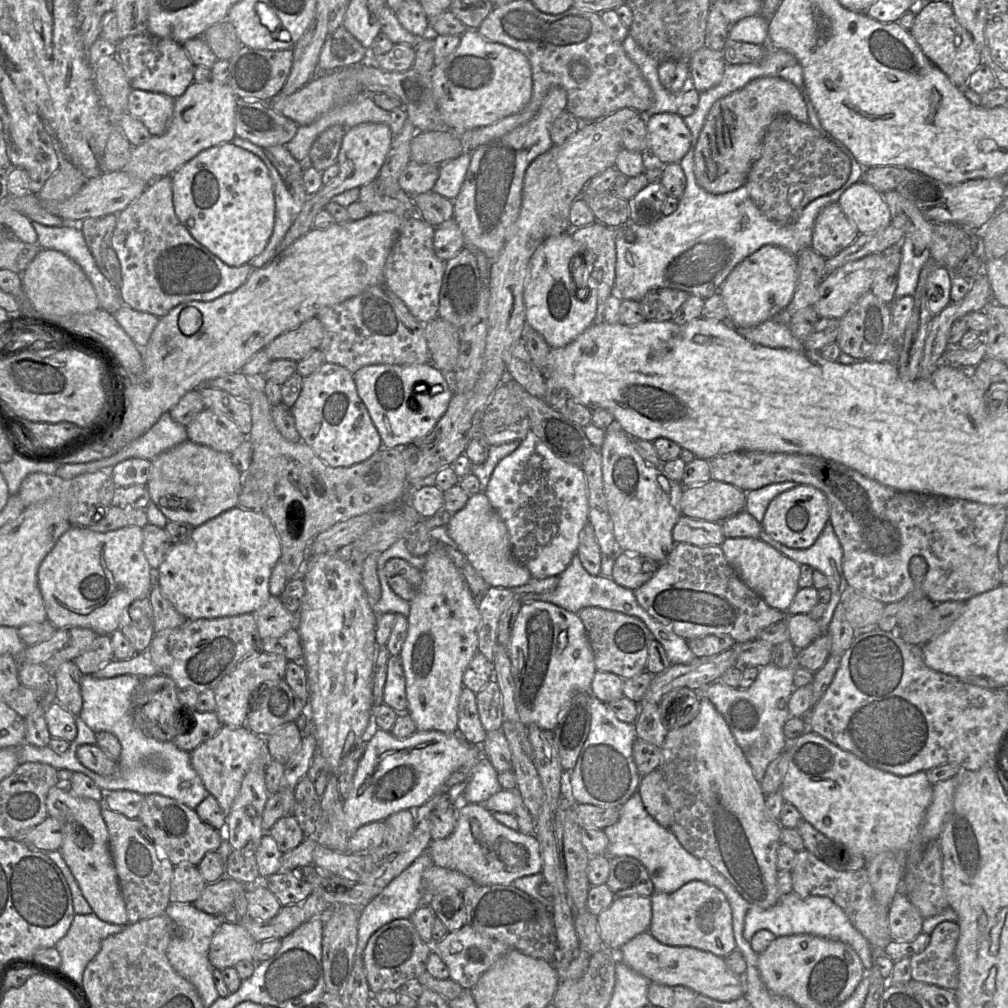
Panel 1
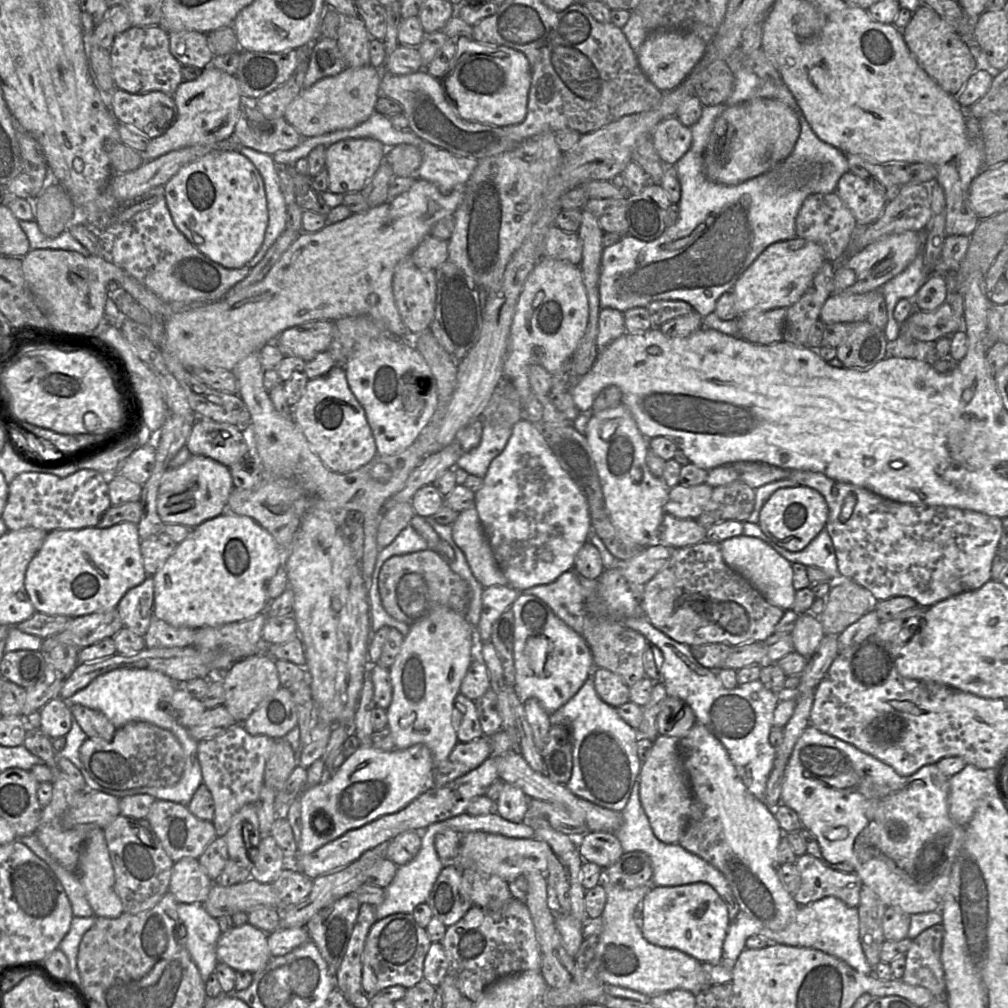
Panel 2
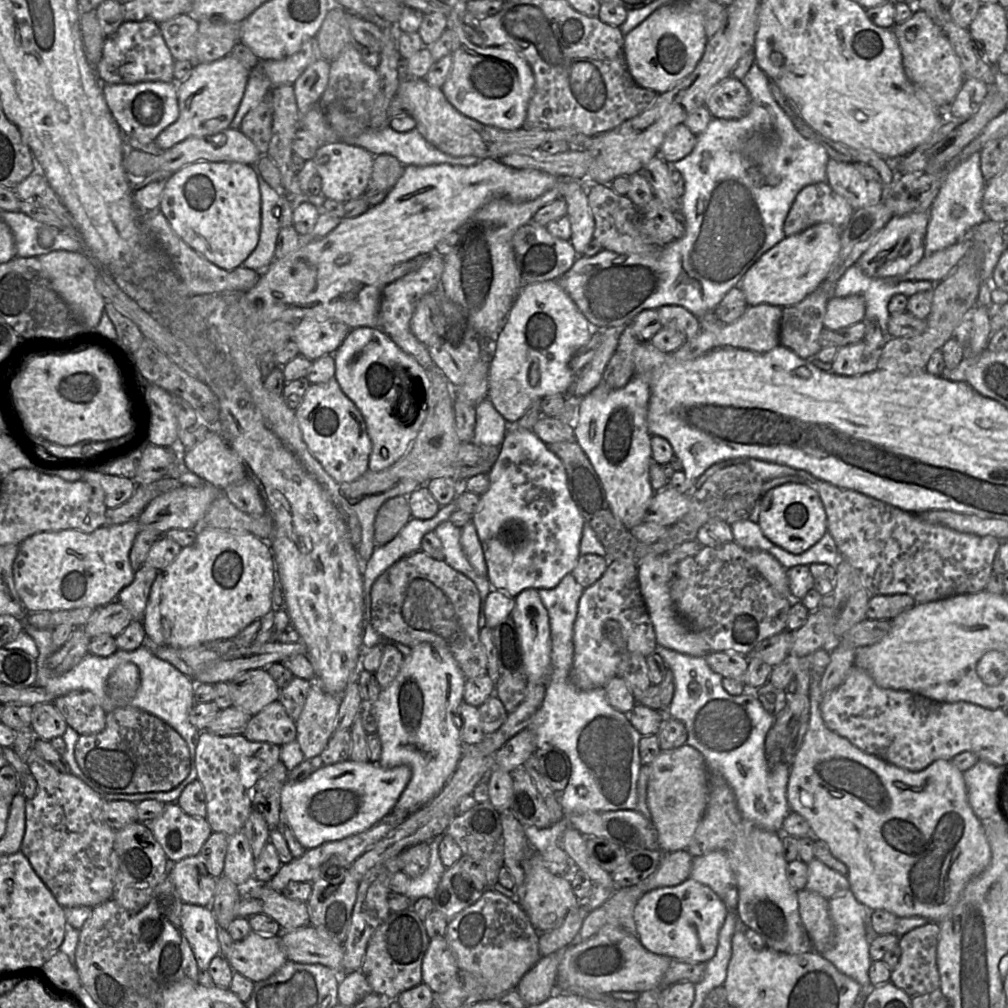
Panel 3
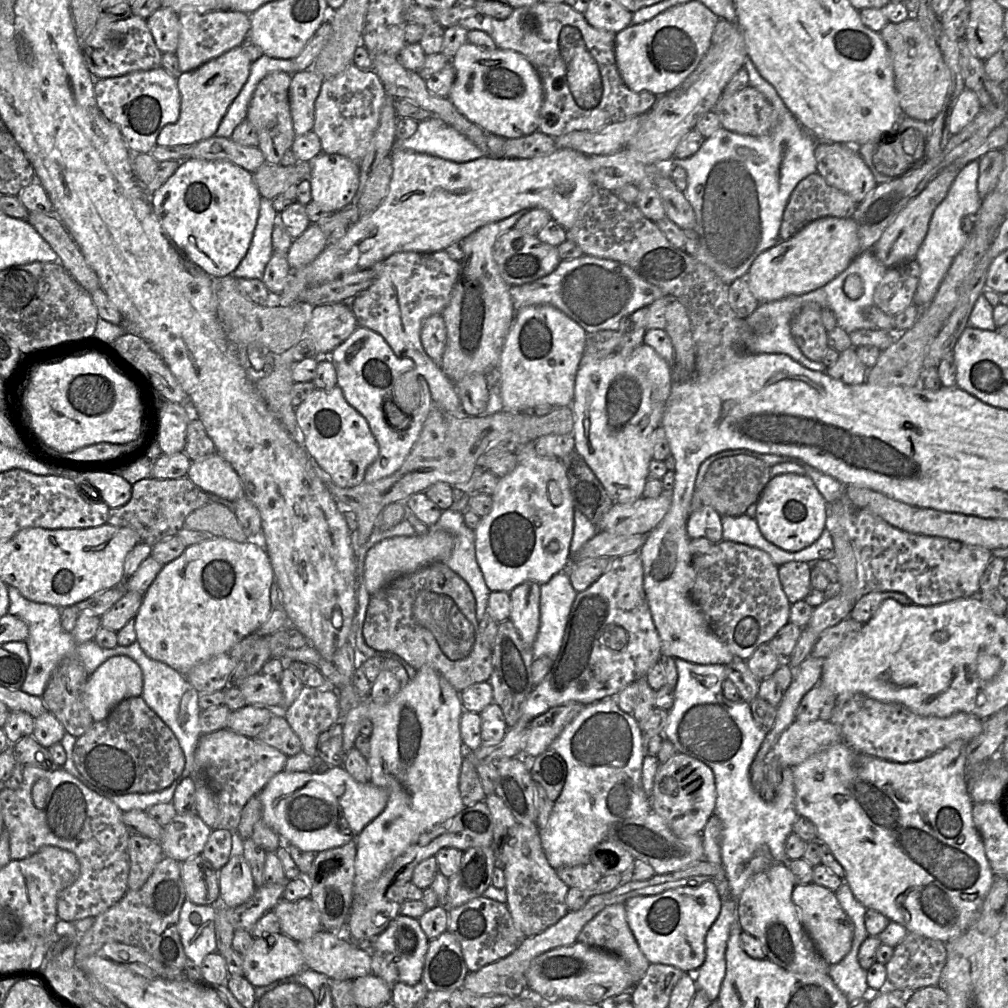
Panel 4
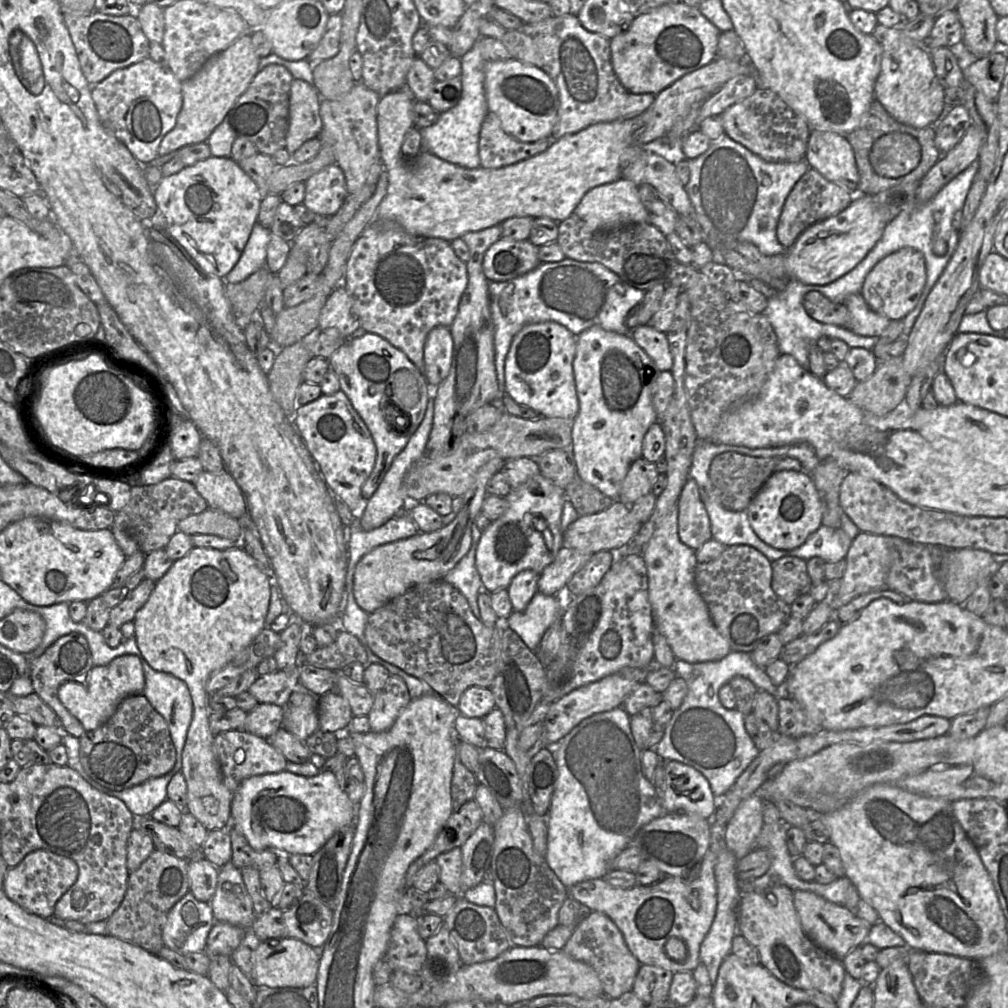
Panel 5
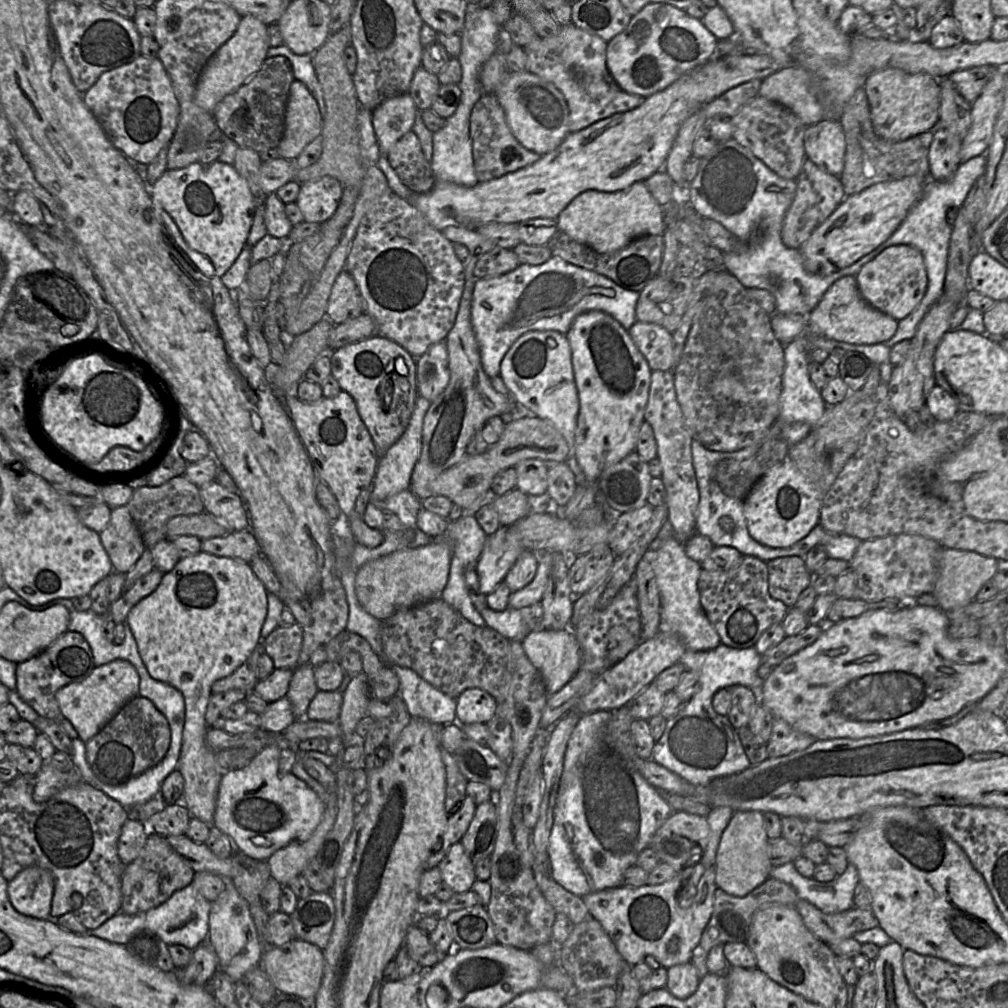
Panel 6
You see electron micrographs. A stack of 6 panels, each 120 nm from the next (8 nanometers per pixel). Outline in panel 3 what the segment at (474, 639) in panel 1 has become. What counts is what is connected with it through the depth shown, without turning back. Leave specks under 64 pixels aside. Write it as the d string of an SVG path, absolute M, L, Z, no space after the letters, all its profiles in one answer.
M423 642L404 657L395 679L373 702L371 714L378 721L382 745L378 764L384 768L407 765L412 770L411 780L390 814L407 818L438 795L456 771L464 744L453 717L460 714L466 680L448 649Z

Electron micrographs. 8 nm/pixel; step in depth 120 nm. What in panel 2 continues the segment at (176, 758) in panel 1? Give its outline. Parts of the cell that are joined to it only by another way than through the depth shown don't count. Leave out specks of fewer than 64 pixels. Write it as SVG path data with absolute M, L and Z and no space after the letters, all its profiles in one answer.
M117 668L97 676L86 687L78 690L68 699L64 699L70 703L81 704L103 713L115 728L120 728L131 721L145 721L164 728L177 738L183 749L185 768L181 779L175 785L166 788L141 787L122 791L109 790L97 785L91 779L86 769L84 769L91 783L99 792L107 793L118 799L130 795L143 794L150 795L156 800L170 801L184 806L190 803L194 793L203 783L203 779L197 757L198 742L190 736L188 729L179 725L170 714L170 700L175 690L177 690L179 683L187 682L176 682L165 674L155 670Z

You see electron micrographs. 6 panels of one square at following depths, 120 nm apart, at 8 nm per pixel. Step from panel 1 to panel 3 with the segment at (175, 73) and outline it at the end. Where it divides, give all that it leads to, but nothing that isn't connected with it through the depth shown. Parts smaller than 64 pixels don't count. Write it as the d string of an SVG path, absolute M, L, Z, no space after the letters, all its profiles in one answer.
M146 18L142 21L124 21L104 40L102 57L94 65L95 72L104 84L135 84L148 81L174 82L175 59L168 49L159 24Z

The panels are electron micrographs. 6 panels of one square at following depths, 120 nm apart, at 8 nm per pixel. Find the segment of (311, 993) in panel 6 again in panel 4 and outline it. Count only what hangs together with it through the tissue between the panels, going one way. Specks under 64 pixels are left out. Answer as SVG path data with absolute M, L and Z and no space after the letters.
M283 933L270 934L268 937L272 937L275 942L270 944L266 938L254 938L251 947L242 956L243 976L255 987L255 989L257 987L269 985L277 980L298 974L306 968L304 957L297 942Z

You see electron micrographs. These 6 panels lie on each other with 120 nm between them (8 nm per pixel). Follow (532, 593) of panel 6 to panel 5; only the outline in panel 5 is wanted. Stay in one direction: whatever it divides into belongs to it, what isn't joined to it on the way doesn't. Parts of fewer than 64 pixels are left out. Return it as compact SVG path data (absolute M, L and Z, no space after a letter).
M562 547L552 563L544 568L538 580L538 591L555 595L564 587L573 574L582 568L593 554L584 554L576 549Z

